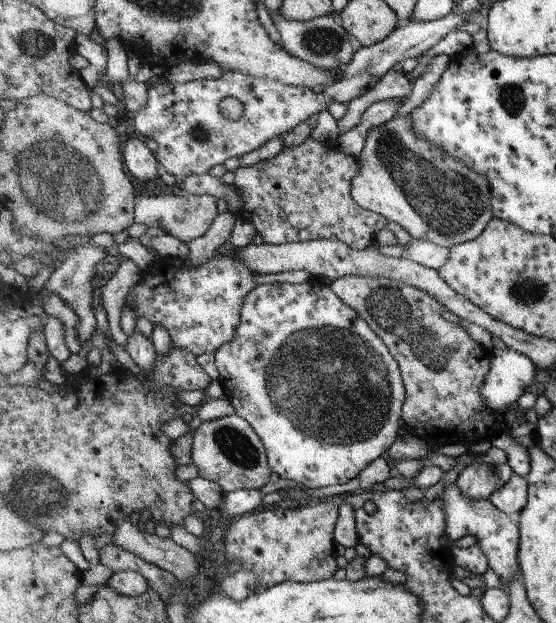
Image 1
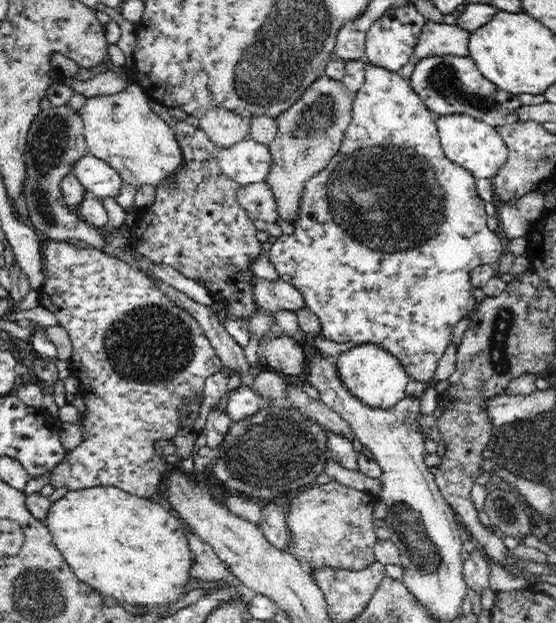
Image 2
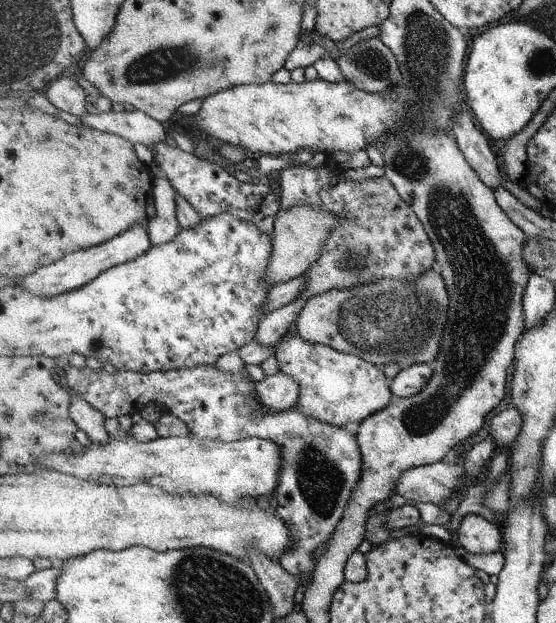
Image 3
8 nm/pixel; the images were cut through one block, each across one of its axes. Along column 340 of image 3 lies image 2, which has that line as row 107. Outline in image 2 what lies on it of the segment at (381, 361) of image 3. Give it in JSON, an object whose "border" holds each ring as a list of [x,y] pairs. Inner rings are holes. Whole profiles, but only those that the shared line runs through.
{"border":[[[324,74],[308,86],[300,100],[276,117],[276,138],[266,145],[274,156],[274,164],[270,166],[265,183],[274,193],[279,217],[290,225],[298,216],[300,196],[308,178],[326,169],[341,150],[346,130],[353,120],[354,98],[355,93],[350,92],[341,80],[332,80]]]}

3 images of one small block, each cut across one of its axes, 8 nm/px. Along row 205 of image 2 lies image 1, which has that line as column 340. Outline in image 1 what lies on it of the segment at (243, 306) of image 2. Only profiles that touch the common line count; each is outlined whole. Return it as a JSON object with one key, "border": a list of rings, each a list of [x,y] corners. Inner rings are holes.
{"border":[[[308,138],[306,142],[300,144],[299,146],[294,146],[291,148],[284,148],[281,153],[277,156],[274,156],[271,160],[265,160],[264,162],[259,162],[253,166],[247,166],[246,168],[239,167],[235,172],[235,182],[234,185],[239,190],[241,194],[241,198],[243,199],[243,210],[240,212],[239,217],[244,220],[254,224],[256,228],[256,234],[260,234],[264,239],[264,243],[270,245],[282,245],[285,243],[298,243],[301,241],[314,241],[316,239],[337,239],[341,242],[344,242],[350,248],[354,248],[355,250],[363,250],[372,244],[372,236],[376,236],[379,234],[387,225],[388,220],[373,211],[365,210],[363,207],[360,207],[358,203],[355,202],[354,199],[351,198],[352,194],[352,180],[356,178],[356,174],[358,174],[358,166],[356,166],[356,160],[352,156],[346,156],[346,154],[342,154],[342,152],[338,152],[336,148],[330,148],[330,146],[326,146],[326,144],[322,144],[322,142],[317,142],[312,138]]]}

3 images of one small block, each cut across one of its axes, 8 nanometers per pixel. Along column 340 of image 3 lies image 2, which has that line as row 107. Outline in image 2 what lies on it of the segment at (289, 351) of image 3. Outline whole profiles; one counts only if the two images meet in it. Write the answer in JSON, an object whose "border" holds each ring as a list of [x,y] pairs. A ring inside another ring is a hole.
{"border":[[[366,60],[366,76],[364,84],[355,93],[352,118],[341,143],[341,150],[332,158],[326,169],[310,176],[306,182],[300,196],[298,216],[295,217],[295,222],[292,224],[295,233],[274,238],[266,257],[272,262],[279,278],[295,286],[303,294],[305,306],[319,318],[321,334],[325,338],[339,343],[376,343],[400,360],[412,379],[427,383],[432,381],[438,360],[442,358],[446,348],[451,344],[454,326],[462,318],[469,317],[477,306],[478,302],[472,295],[471,272],[478,266],[496,266],[501,258],[502,244],[494,231],[488,228],[486,203],[478,195],[475,176],[445,156],[439,140],[437,125],[430,117],[428,107],[422,102],[419,94],[414,92],[405,77]]]}

